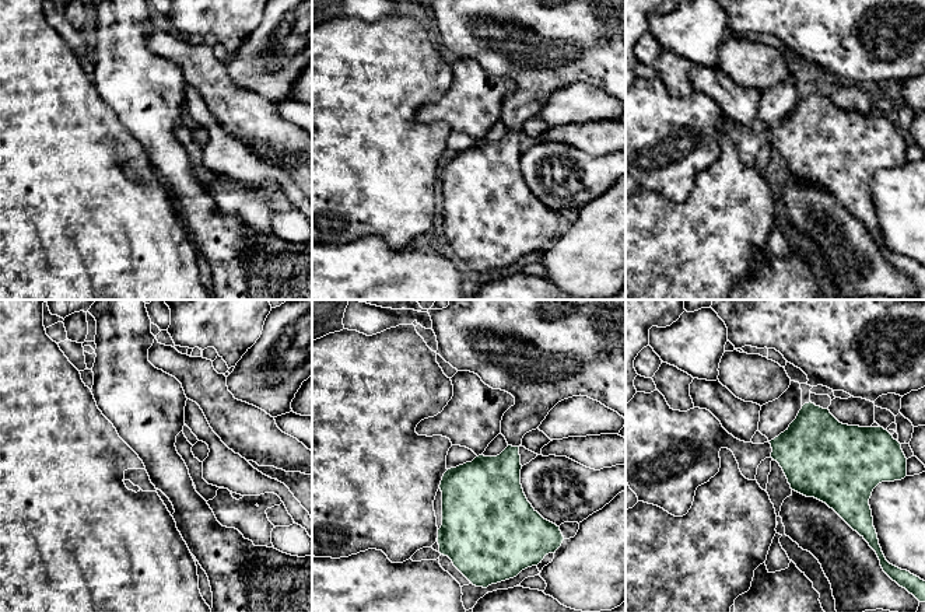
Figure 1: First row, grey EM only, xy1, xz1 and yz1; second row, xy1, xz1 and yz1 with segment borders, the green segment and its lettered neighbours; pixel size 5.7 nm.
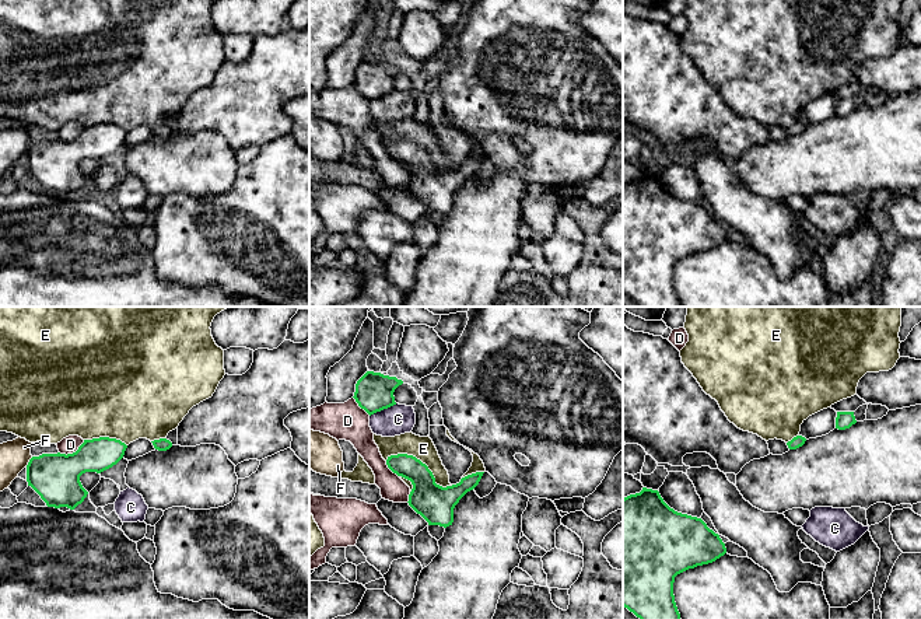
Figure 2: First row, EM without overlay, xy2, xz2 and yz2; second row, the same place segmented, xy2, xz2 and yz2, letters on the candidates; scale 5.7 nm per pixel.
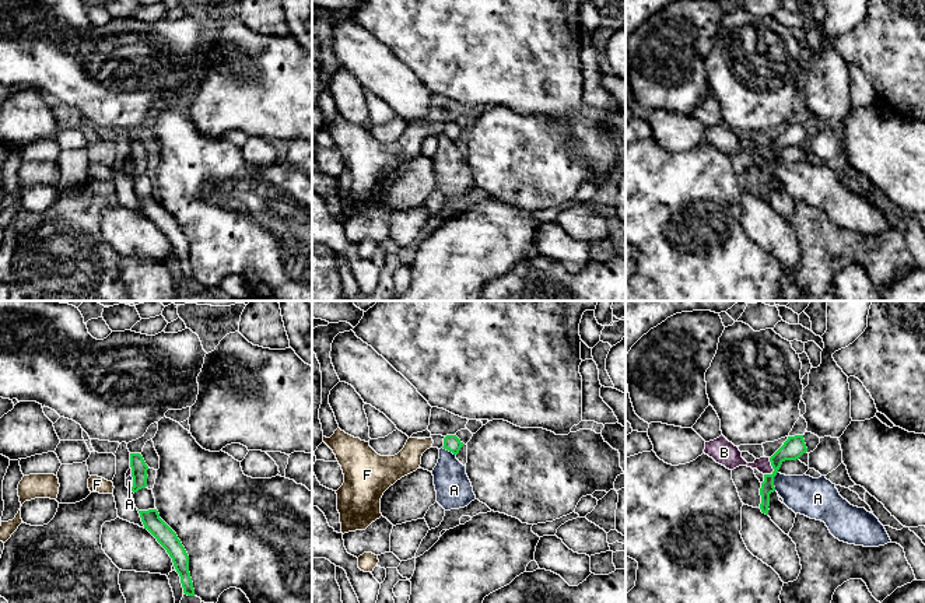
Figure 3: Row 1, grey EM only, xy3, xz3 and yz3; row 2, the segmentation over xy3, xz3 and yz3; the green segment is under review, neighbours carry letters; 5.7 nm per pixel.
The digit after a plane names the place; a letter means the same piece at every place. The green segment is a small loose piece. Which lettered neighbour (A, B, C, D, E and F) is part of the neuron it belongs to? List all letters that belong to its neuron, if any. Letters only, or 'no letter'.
no letter

